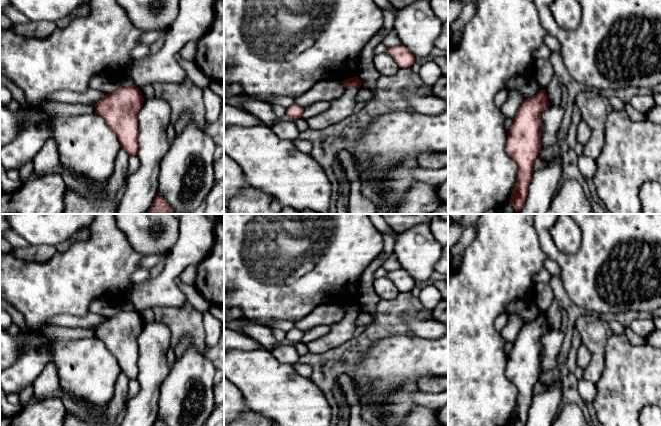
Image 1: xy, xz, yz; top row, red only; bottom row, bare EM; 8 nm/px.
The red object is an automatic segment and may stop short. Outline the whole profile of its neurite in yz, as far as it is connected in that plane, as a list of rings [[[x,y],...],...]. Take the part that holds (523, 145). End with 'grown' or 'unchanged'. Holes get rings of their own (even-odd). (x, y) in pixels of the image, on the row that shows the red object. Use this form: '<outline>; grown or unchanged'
[[[545,89],[524,99],[508,132],[505,151],[518,165],[517,182],[509,202],[517,214],[526,202],[533,164],[542,149],[541,113],[550,105]]]; unchanged

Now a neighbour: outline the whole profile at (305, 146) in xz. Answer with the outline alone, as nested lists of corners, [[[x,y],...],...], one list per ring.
[[[300,137],[293,140],[293,144],[302,152],[310,154],[313,149],[313,145],[306,140],[302,140]]]

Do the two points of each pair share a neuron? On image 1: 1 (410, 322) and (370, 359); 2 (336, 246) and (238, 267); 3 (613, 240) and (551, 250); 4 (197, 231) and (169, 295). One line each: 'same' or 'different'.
1: different
2: same
3: same
4: same

